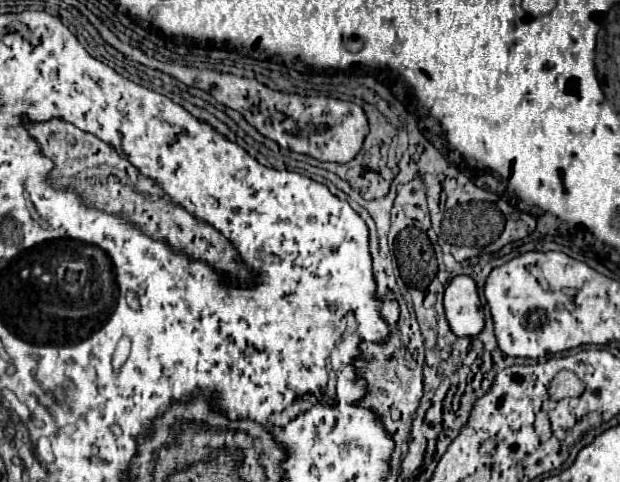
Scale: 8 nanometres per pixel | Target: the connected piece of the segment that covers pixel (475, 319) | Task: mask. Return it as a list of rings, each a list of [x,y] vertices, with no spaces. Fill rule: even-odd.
[[[457,275],[449,281],[443,297],[445,317],[457,337],[475,337],[483,329],[483,313],[475,281],[469,275]]]

